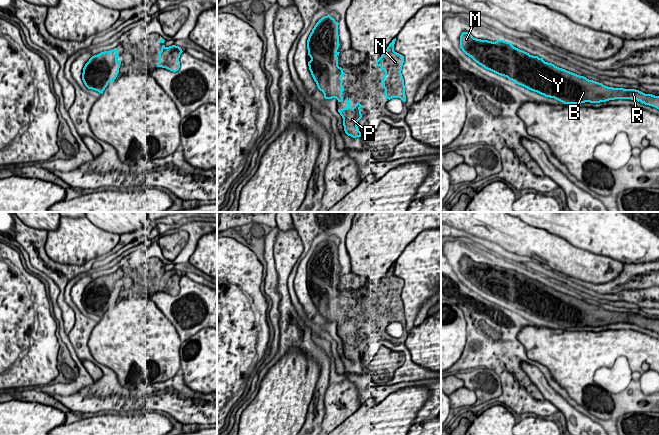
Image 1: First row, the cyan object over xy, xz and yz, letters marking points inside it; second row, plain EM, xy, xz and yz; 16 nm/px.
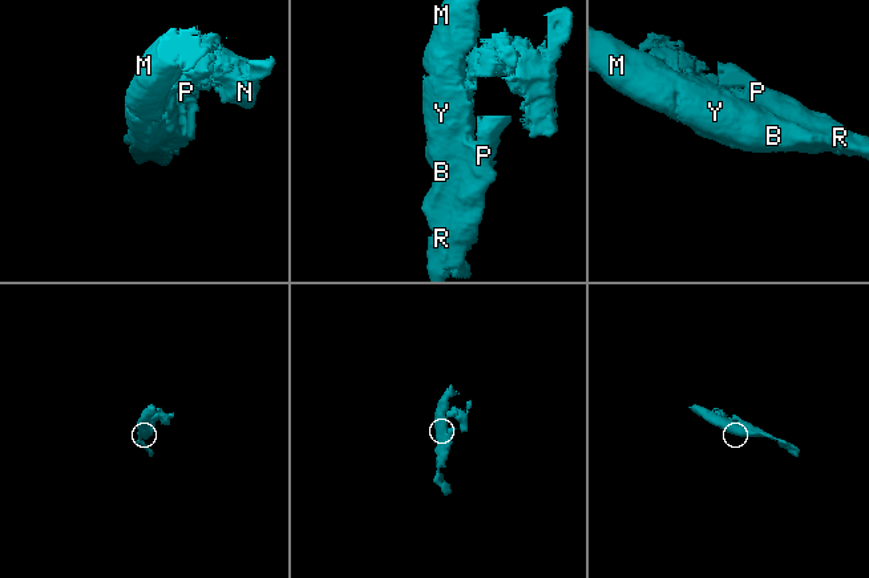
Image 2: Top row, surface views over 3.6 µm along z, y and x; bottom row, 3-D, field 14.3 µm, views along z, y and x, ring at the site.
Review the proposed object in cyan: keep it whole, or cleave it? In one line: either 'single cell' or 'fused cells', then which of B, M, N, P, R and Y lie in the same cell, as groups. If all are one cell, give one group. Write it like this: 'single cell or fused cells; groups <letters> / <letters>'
single cell; groups B M N P R Y

